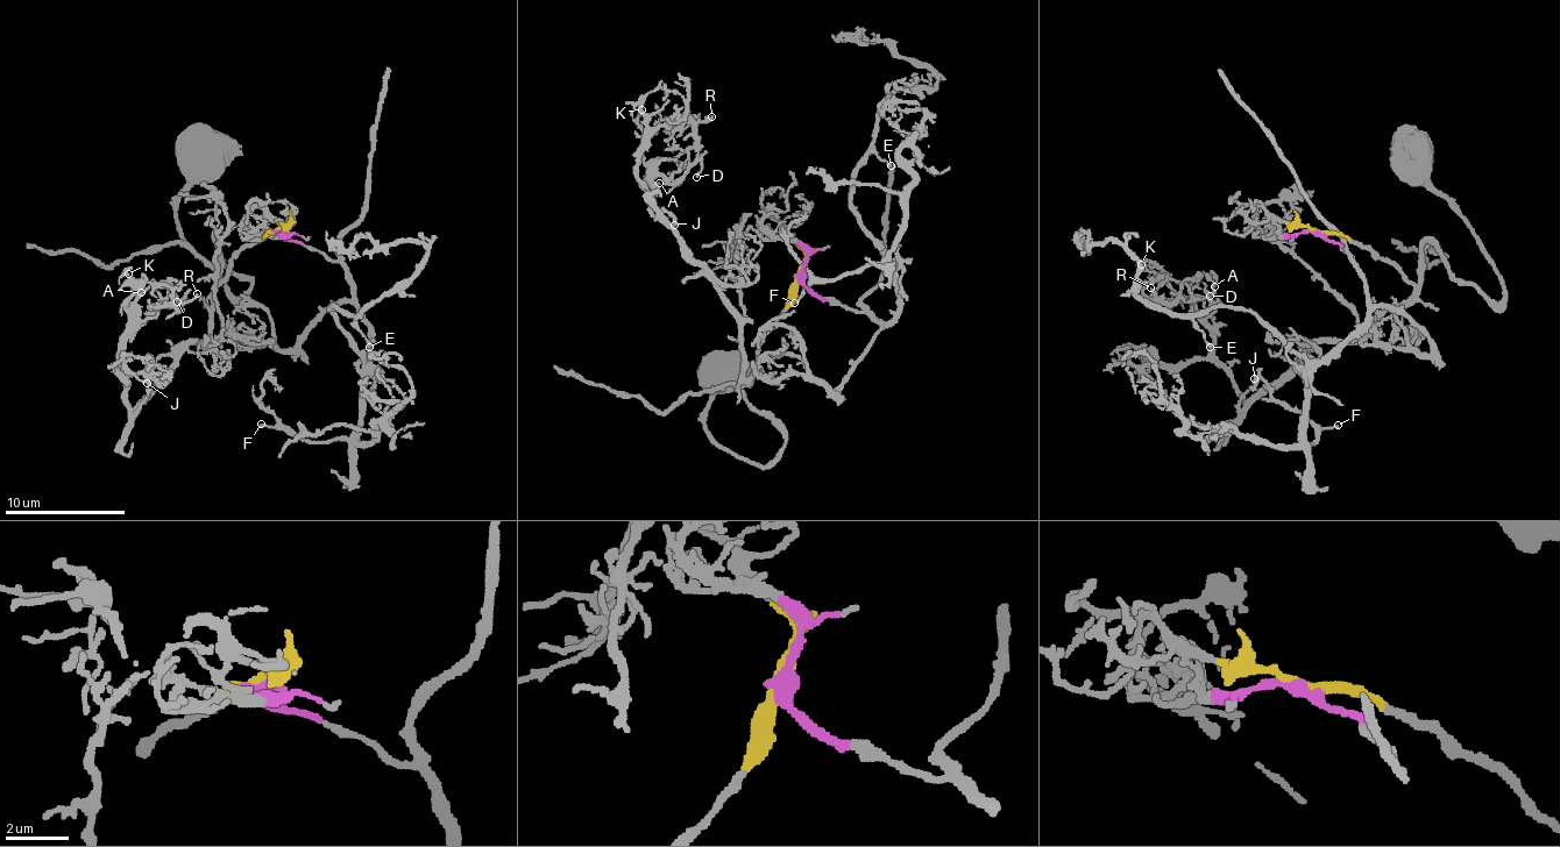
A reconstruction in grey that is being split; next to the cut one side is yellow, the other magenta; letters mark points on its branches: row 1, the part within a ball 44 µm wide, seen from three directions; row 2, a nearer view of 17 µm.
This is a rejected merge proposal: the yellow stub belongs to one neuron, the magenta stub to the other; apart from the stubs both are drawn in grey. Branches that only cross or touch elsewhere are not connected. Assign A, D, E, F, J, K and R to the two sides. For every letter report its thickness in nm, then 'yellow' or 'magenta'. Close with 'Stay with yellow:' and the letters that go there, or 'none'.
A: 160 nm | yellow
D: 120 nm | yellow
E: 160 nm | magenta
F: 150 nm | magenta
J: 170 nm | yellow
K: 220 nm | yellow
R: 190 nm | yellow
Stay with yellow: A, D, J, K, R

